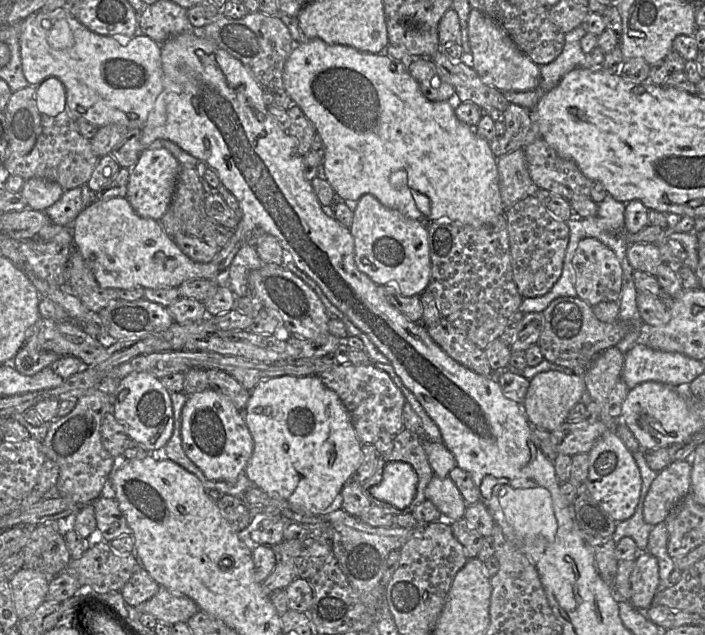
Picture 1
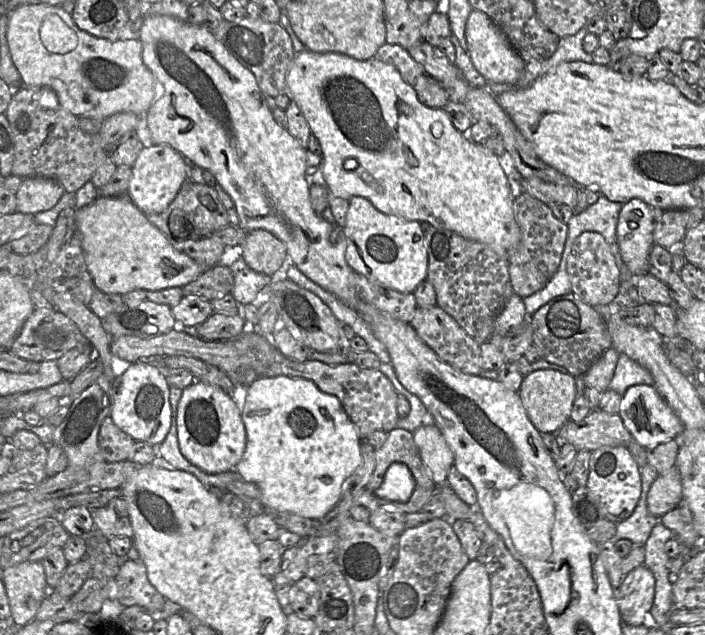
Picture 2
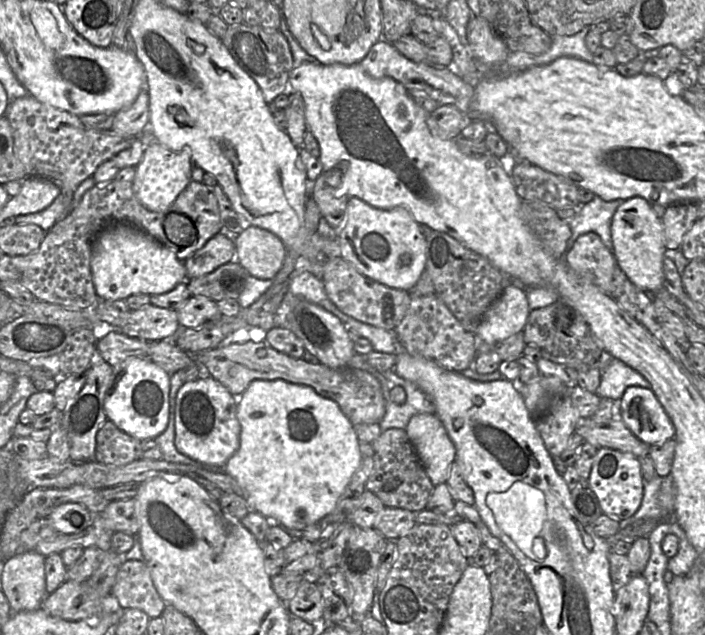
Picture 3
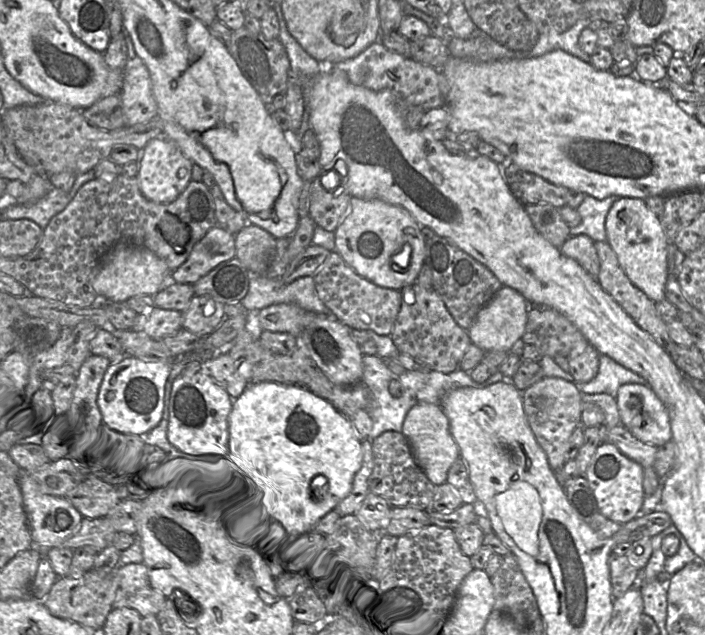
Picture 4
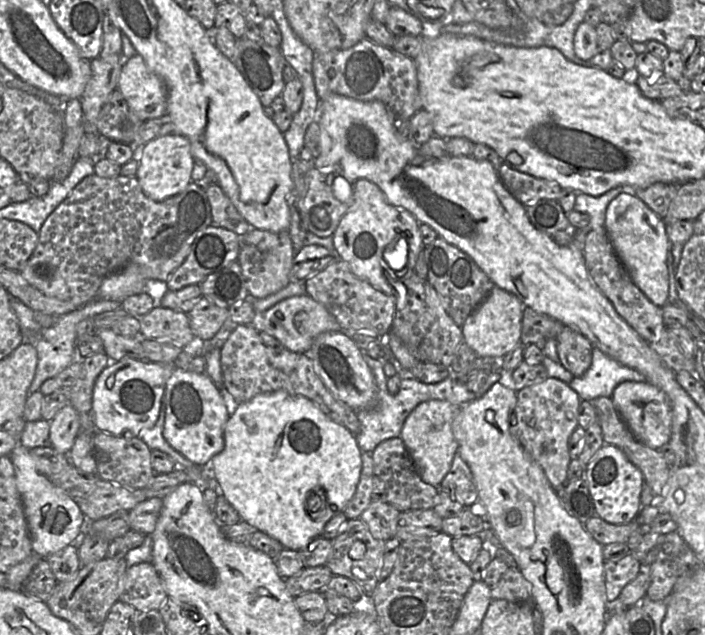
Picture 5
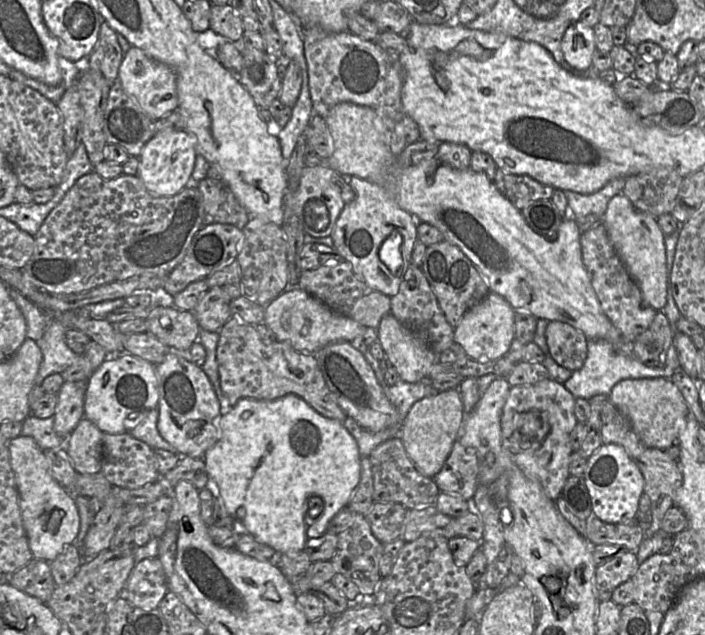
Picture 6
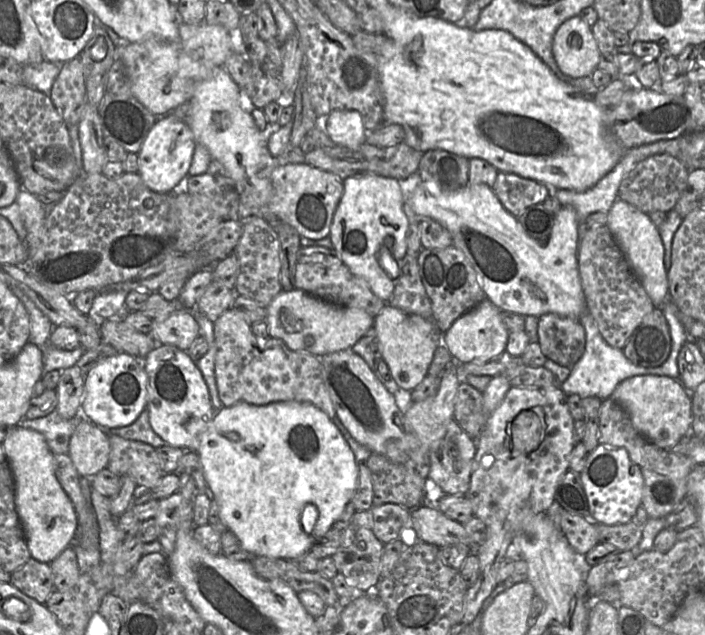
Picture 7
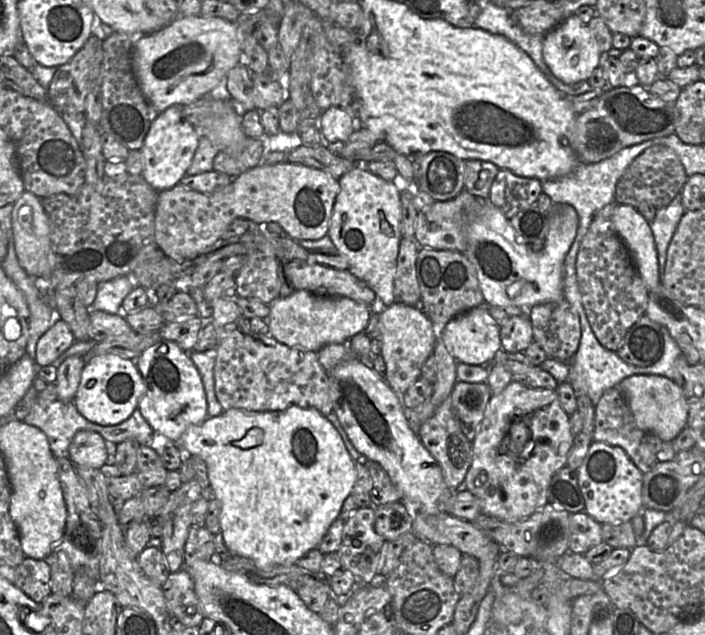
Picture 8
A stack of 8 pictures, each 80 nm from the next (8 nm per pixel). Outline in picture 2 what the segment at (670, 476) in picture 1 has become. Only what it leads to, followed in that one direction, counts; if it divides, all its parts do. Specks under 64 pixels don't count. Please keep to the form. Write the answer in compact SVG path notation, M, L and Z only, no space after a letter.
M674 465L669 471L658 475L647 493L647 508L651 515L660 518L683 502L682 482Z

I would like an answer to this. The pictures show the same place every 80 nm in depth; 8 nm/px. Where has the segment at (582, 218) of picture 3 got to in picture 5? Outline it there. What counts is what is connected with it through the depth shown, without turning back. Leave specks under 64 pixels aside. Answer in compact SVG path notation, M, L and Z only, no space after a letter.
M630 186L615 187L600 196L577 193L574 210L586 213L590 217L590 222L586 227L575 230L574 242L579 242L582 250L587 233L604 226L608 204L622 192L634 193L634 189Z

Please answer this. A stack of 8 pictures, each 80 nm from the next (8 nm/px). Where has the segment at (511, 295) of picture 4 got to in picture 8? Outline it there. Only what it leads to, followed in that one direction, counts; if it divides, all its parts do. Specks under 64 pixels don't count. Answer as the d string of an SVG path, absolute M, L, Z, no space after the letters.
M486 303L474 307L451 319L442 332L448 352L457 362L468 365L489 366L501 350L500 326L486 310Z

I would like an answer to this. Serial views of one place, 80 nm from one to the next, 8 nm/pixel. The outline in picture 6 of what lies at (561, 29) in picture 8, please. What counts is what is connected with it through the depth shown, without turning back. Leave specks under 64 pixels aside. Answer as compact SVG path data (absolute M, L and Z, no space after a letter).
M581 19L571 24L564 33L561 49L565 60L573 68L587 70L592 66L596 50L594 29Z

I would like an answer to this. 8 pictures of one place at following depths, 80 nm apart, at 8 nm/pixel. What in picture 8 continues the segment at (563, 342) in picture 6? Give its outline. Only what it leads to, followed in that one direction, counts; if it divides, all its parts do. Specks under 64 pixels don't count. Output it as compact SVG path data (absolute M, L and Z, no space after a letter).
M564 298L536 304L529 309L533 340L547 355L568 362L576 354L581 339L581 324L574 307Z

